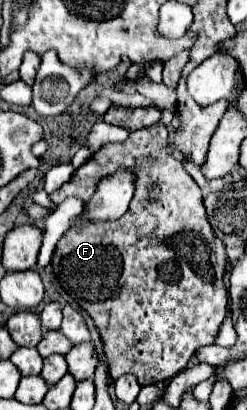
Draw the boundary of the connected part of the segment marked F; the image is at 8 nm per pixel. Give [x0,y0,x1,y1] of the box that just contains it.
[50,124,228,386]

